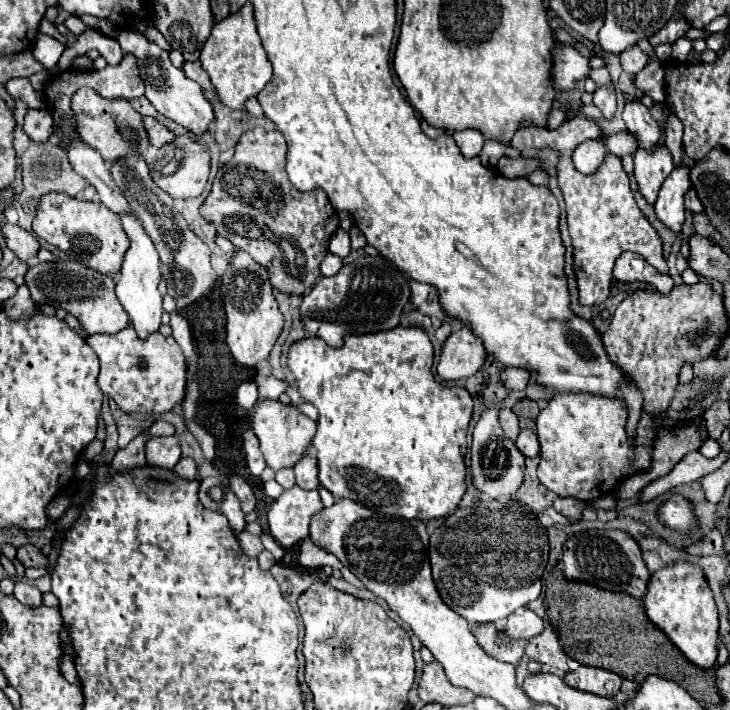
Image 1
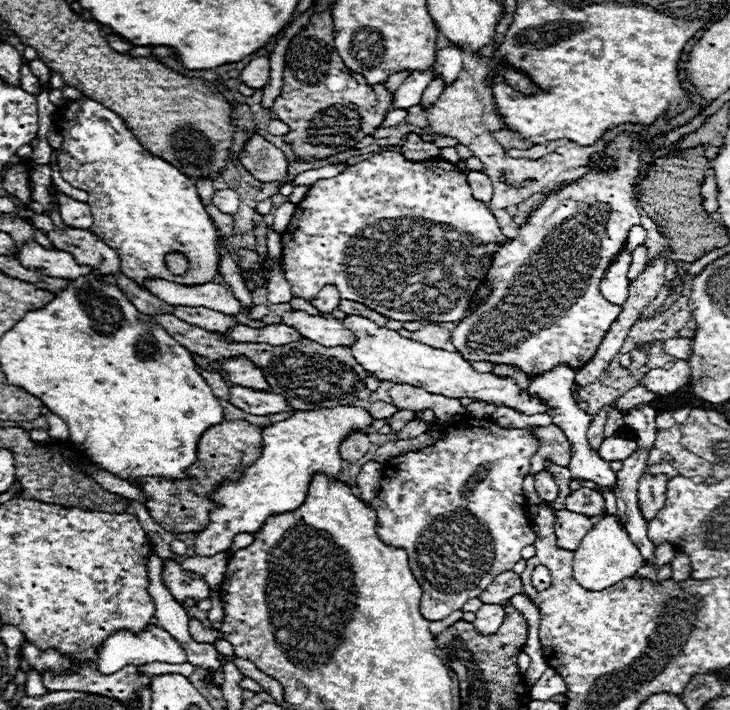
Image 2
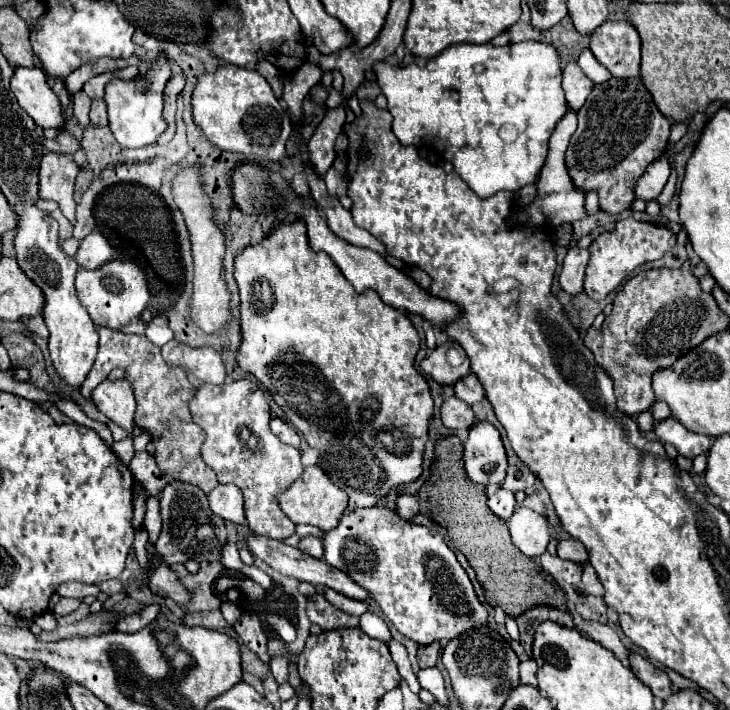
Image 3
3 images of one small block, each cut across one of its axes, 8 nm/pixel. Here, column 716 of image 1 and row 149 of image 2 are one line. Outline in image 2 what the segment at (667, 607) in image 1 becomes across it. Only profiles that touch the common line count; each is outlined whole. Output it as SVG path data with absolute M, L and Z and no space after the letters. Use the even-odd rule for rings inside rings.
M622 134L610 144L608 156L600 162L596 160L594 170L584 178L568 184L562 190L552 192L544 198L542 206L530 214L528 224L524 224L518 232L518 240L508 240L504 248L496 254L496 264L492 264L492 272L488 272L488 280L478 288L474 296L474 304L484 298L486 302L472 308L470 316L466 316L452 334L452 344L466 360L478 362L494 362L494 364L510 364L524 370L530 378L554 368L556 364L568 364L572 368L580 368L586 364L590 356L594 356L600 346L604 334L618 318L622 306L608 304L598 290L598 284L612 262L612 258L624 248L628 232L632 226L640 224L640 212L632 202L632 180L640 174L642 166L656 154L656 144L648 150L642 146L632 148L630 134ZM606 166L616 166L614 174L602 174Z

